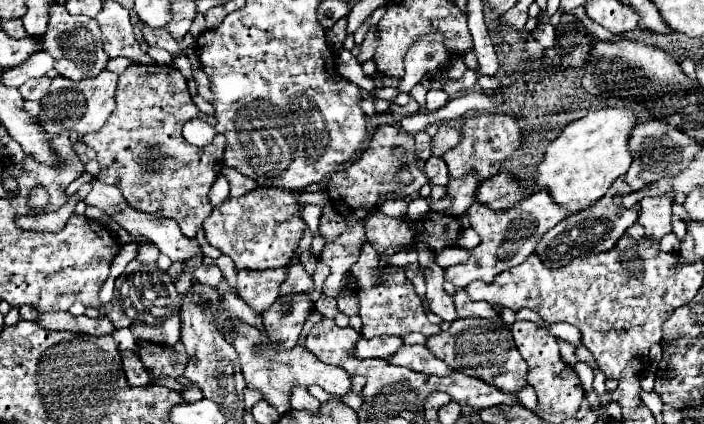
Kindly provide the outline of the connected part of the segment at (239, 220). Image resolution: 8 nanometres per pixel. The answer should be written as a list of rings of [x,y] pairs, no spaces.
[[[257,187],[243,197],[227,199],[213,209],[211,217],[203,223],[207,243],[217,247],[223,255],[229,255],[235,263],[235,269],[275,269],[289,263],[293,257],[307,223],[301,217],[303,205],[299,203],[301,193],[275,189],[275,187]]]

